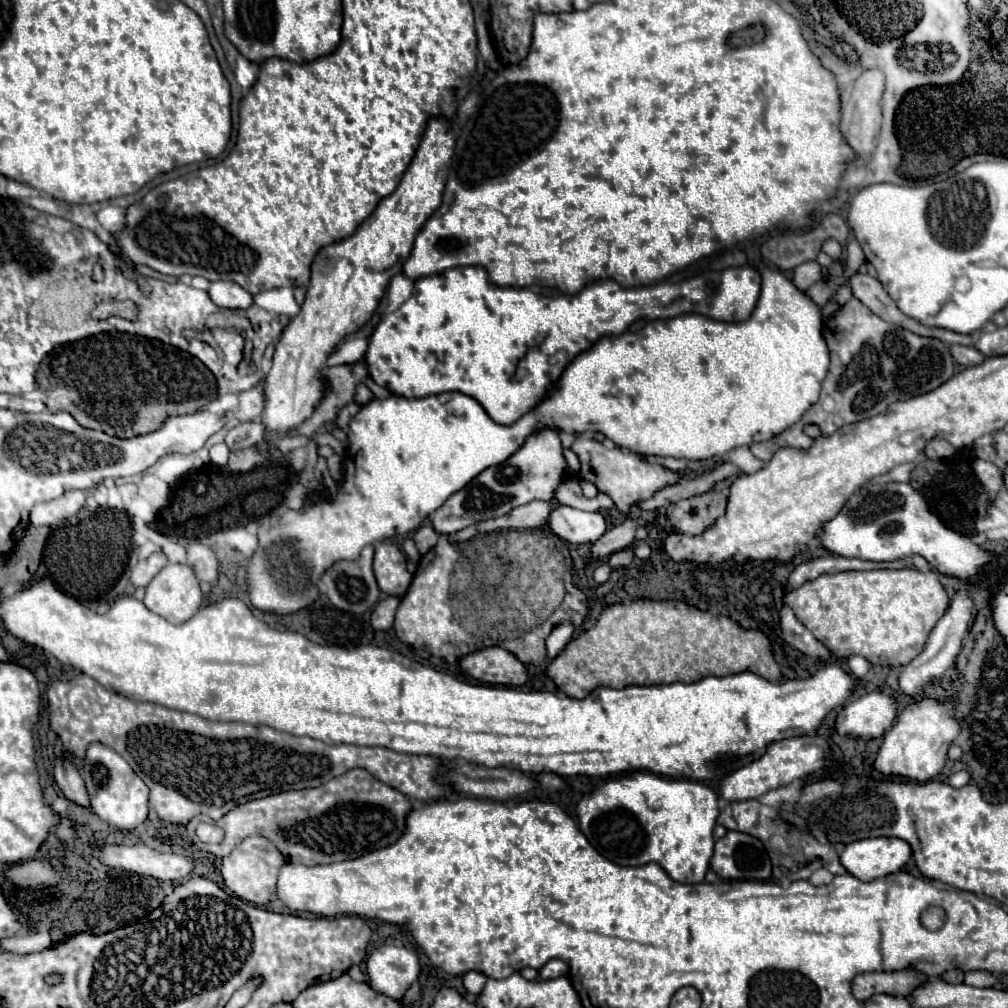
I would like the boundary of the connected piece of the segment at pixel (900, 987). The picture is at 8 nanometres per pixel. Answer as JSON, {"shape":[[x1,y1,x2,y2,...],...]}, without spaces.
{"shape":[[914,967,902,969,902,971,882,971,882,973,862,973,858,977,854,977,852,981,852,993,858,1001,866,1001,876,993,886,993,886,995,898,995,898,997,912,997,912,993,922,987,924,983,928,983,932,979,928,979,924,973,920,973]]}

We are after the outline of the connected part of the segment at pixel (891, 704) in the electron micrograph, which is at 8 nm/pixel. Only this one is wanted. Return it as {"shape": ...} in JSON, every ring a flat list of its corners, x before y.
{"shape":[[872,691,844,705,836,717,836,733,854,739,882,737,896,717,896,701,890,695]]}

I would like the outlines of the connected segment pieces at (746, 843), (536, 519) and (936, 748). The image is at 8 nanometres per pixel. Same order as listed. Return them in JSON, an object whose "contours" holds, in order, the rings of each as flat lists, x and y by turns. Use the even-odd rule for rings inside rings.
{"contours":[[[728,831,714,845,710,869,722,879,754,879,768,881,772,865,764,845,746,833]],[[532,501,530,505,522,505,518,509,512,509,506,517,498,519,488,519,478,523,480,531,494,531,494,529,534,529,534,527,546,527,548,525,548,515,560,507,558,501]],[[922,697,920,701,910,703,902,713,898,723,886,733,884,743,874,761,874,769,884,777,896,775,916,783,932,781,942,773,946,763,948,745,958,737,958,721,954,721,950,701,936,701,930,697]]]}

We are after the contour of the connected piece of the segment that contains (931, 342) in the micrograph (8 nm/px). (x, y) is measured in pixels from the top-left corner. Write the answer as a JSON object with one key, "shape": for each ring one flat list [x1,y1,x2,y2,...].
{"shape":[[856,297,842,305,840,311,824,323,822,333,828,343,832,361,822,383,820,401,804,413,798,425,788,427,770,441,750,445,750,451,758,459,770,461,780,447,808,449,814,439,804,433,804,427,810,423,818,425,822,435,832,435,844,425,884,413,886,407,894,401,904,401,928,393,954,375,954,359,942,341,920,337,898,325,882,321]]}

